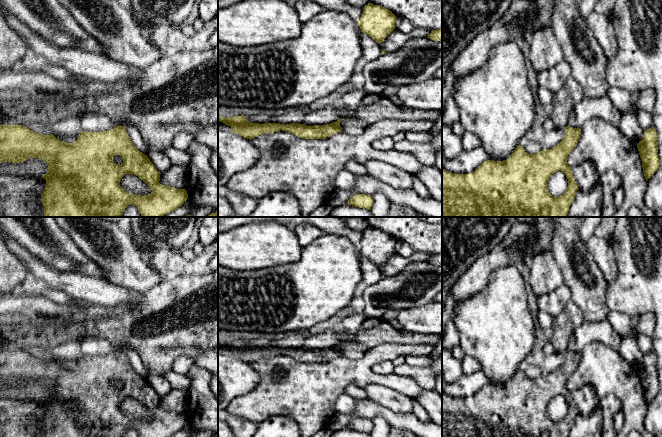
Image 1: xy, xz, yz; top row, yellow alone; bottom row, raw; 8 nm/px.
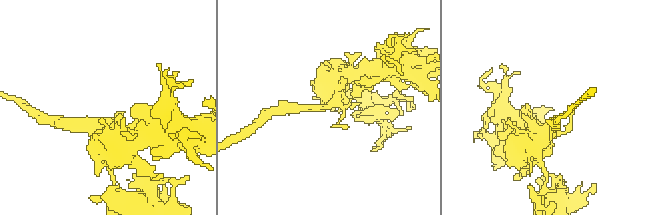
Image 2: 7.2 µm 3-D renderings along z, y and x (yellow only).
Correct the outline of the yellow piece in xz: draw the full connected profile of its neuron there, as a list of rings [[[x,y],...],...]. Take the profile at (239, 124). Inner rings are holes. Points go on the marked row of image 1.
[[[339,105],[338,113],[340,119],[327,124],[327,125],[314,125],[306,126],[300,123],[290,123],[290,124],[280,124],[280,123],[252,123],[246,119],[244,115],[233,116],[233,117],[222,117],[218,116],[218,122],[223,122],[224,124],[230,126],[231,131],[239,134],[240,136],[253,139],[264,133],[274,133],[280,130],[292,133],[293,135],[300,137],[302,139],[324,139],[330,137],[336,133],[340,133],[342,128],[340,122],[351,118],[350,110]]]

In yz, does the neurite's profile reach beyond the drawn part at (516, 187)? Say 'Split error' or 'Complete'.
Split error

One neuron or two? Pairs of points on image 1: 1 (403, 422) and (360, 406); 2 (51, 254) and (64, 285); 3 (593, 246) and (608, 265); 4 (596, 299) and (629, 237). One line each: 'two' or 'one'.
1: one
2: two
3: one
4: two

